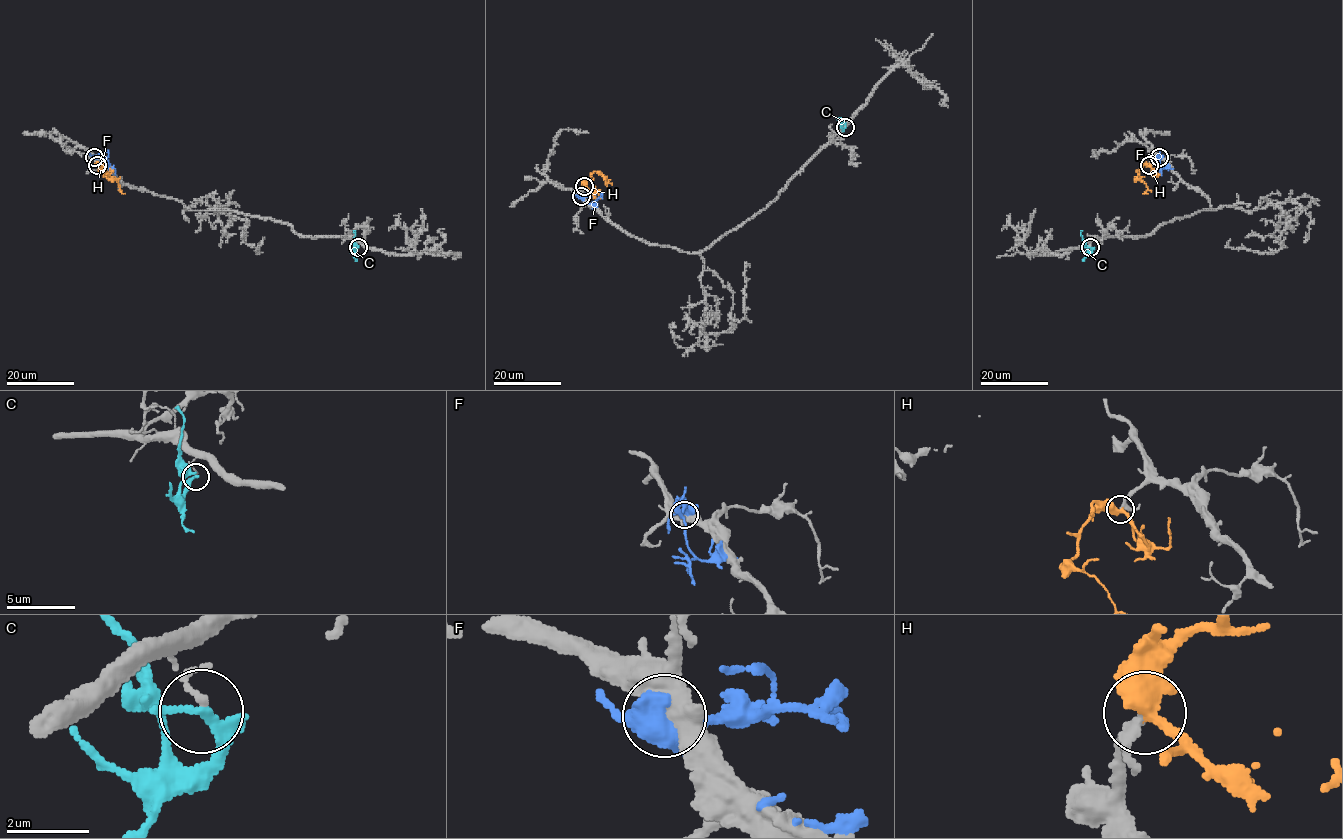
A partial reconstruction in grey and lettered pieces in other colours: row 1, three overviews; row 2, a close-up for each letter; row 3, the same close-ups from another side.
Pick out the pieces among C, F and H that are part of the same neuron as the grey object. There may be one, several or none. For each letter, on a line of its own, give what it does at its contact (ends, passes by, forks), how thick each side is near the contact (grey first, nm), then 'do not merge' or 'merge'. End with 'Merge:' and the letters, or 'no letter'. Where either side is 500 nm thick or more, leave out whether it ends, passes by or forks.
C: it forks there; 90 nm thick on the grey side, 160 nm on the other; do not merge
F: 480 nm thick on the grey side, 550 nm on the other; do not merge
H: it passes by; 240 nm thick on the grey side, 440 nm on the other; merge
Merge: H

